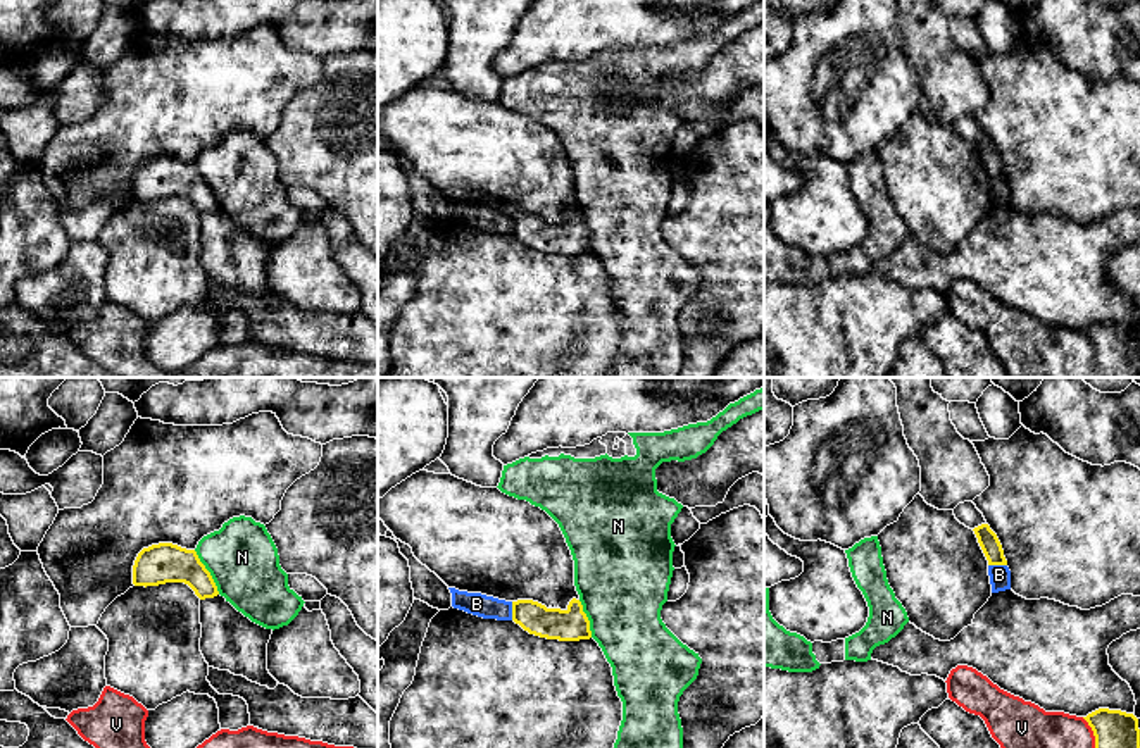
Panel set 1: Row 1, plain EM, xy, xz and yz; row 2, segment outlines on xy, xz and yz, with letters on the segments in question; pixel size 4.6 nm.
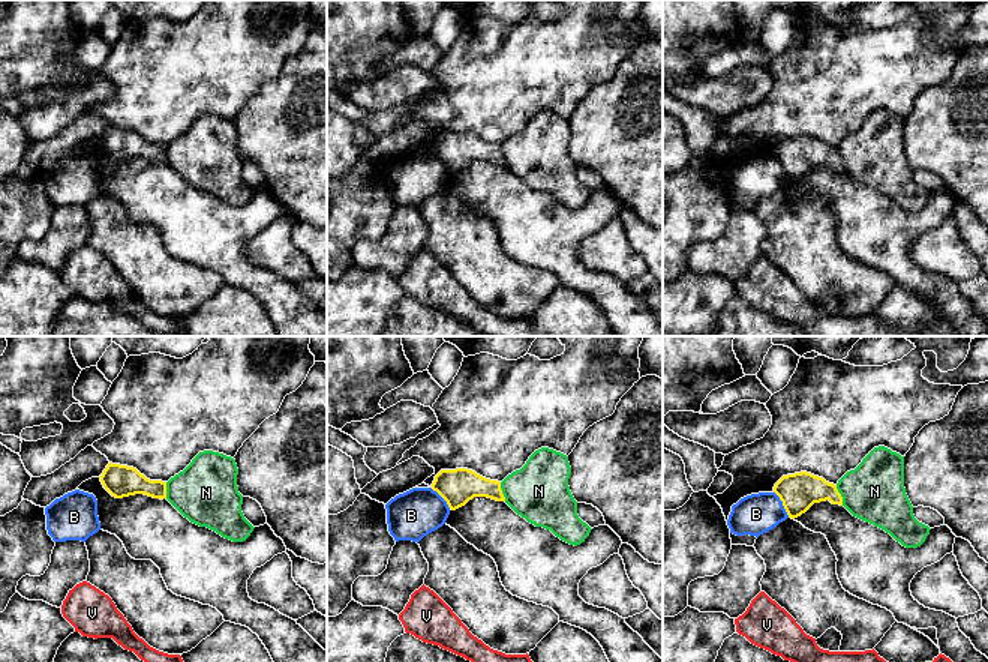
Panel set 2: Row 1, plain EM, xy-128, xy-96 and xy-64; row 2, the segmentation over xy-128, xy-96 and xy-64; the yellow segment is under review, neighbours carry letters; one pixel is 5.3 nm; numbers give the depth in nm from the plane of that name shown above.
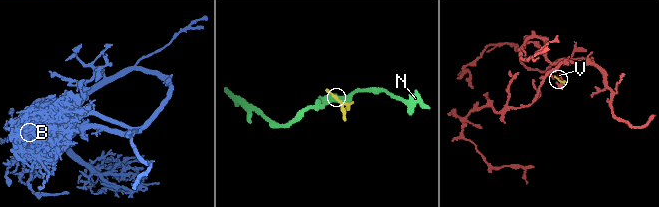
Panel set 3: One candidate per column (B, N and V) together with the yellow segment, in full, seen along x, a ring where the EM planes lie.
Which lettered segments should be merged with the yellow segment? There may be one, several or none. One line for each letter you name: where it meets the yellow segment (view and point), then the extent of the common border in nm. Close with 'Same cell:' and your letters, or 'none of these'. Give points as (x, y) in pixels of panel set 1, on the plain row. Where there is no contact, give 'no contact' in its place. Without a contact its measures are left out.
Same cell: none of these

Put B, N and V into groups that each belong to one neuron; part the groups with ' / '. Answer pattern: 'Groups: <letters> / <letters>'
Groups: B / N / V

